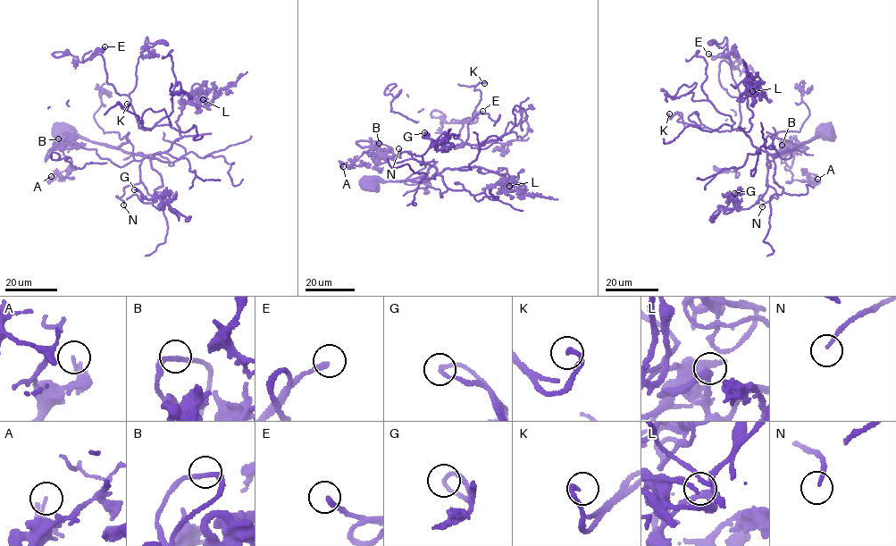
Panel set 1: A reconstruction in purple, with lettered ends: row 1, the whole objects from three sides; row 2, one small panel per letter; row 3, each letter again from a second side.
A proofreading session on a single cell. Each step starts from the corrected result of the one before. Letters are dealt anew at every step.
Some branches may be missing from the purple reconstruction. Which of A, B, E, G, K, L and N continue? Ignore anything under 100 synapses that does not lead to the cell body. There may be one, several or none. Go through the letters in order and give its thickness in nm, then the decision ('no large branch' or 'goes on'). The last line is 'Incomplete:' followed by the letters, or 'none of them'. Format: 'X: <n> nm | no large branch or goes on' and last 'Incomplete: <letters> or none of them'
A: 200 nm | no large branch
B: 200 nm | no large branch
E: 240 nm | no large branch
G: 140 nm | no large branch
K: 200 nm | no large branch
L: 320 nm | no large branch
N: 140 nm | no large branch
Incomplete: none of them

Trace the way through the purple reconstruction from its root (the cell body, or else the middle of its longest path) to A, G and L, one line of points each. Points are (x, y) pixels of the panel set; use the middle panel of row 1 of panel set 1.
A: (372, 184), (381, 179), (427, 180), (436, 169), (410, 151), (398, 157), (376, 141), (376, 150), (343, 166)
G: (372, 184), (378, 179), (432, 178), (436, 168), (420, 164), (422, 155), (440, 141), (424, 132)
L: (372, 184), (381, 179), (427, 180), (445, 169), (478, 167), (483, 172), (505, 168), (509, 186)

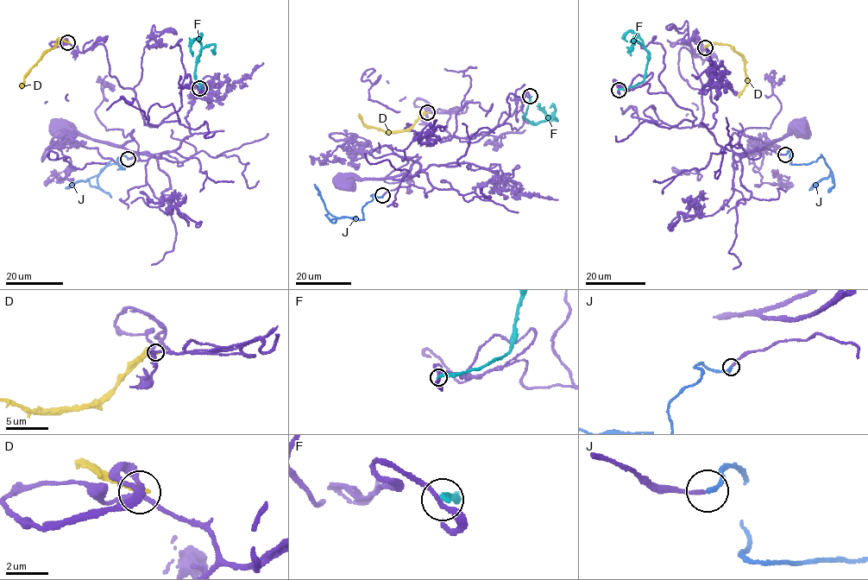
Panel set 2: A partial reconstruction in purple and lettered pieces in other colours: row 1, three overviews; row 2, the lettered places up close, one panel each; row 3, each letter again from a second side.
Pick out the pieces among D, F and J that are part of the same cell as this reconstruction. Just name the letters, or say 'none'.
J

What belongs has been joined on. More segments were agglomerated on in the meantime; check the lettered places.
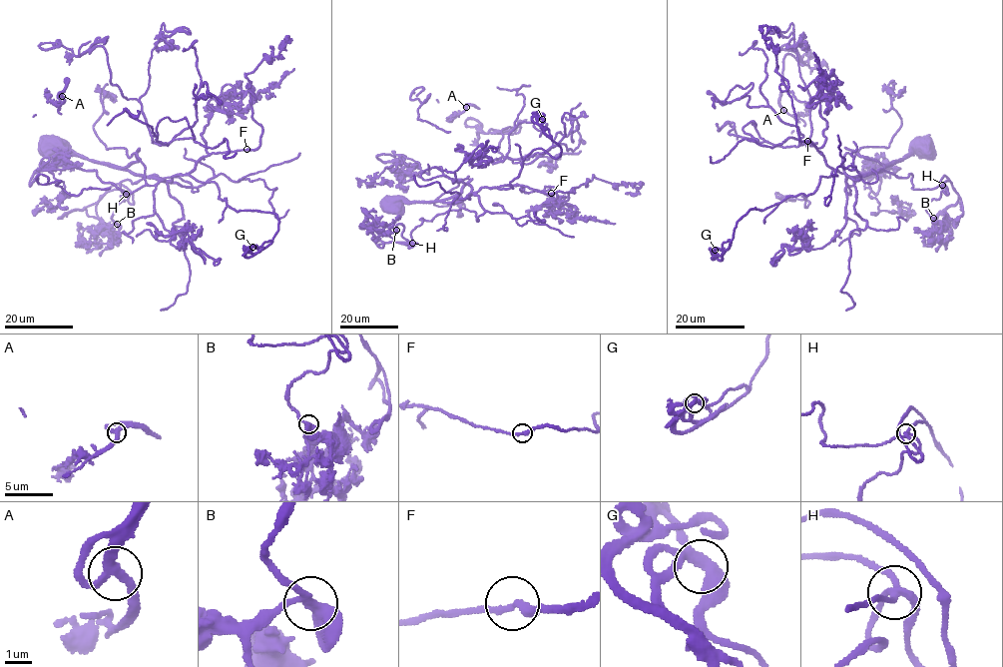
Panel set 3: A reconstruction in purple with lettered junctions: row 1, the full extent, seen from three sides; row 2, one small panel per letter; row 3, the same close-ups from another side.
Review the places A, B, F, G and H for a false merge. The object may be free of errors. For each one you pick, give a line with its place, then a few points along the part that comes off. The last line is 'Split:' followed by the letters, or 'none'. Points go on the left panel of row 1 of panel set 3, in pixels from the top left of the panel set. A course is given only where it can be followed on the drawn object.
Split: none

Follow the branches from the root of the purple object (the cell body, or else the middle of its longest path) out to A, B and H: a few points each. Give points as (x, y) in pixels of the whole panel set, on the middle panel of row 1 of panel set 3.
A: (395, 206), (523, 192), (524, 164), (493, 162), (514, 128), (477, 133), (478, 108), (466, 107)
B: (395, 206), (475, 195), (485, 212), (478, 221), (463, 208), (421, 218), (408, 246), (403, 225), (395, 230)
H: (395, 206), (402, 199), (452, 203), (475, 195), (484, 211), (478, 221), (463, 208), (421, 218), (412, 243)

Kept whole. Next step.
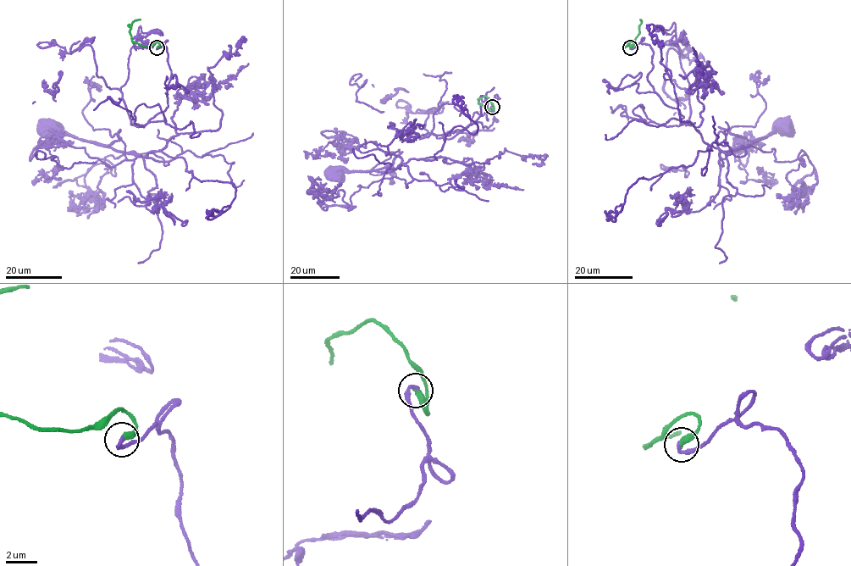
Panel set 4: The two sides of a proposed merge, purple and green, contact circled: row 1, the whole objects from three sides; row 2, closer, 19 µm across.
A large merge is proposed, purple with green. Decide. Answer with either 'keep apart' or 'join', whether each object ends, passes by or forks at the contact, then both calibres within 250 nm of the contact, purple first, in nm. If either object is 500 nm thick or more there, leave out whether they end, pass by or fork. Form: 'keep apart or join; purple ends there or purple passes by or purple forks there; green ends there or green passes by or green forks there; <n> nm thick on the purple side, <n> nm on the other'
join; purple ends there; green ends there; 280 nm thick on the purple side, 400 nm on the other

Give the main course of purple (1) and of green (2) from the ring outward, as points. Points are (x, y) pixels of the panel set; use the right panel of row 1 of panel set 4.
1: (631, 47), (647, 43), (653, 91), (670, 107), (700, 112), (696, 128), (710, 146), (749, 147), (786, 124)
2: (631, 47), (632, 41), (624, 47), (634, 41), (641, 19)

